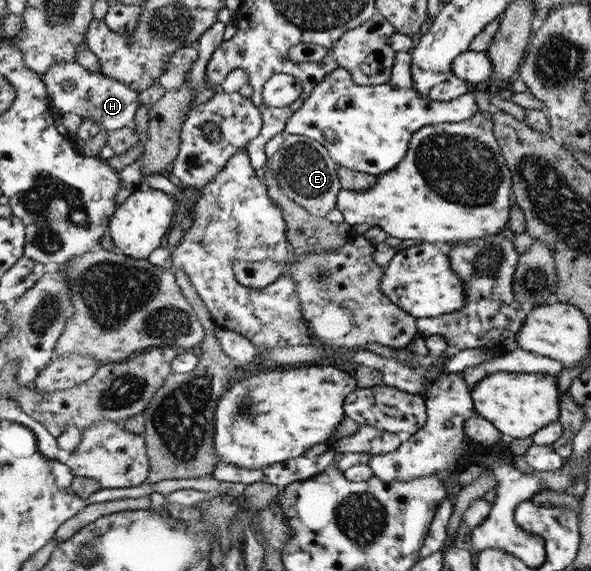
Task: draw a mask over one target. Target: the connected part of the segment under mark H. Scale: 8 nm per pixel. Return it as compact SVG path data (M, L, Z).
M77 62L52 65L43 79L50 106L57 115L73 113L82 118L91 118L95 124L99 124L101 132L109 133L132 124L135 113L143 106L140 92L113 78L88 72Z

